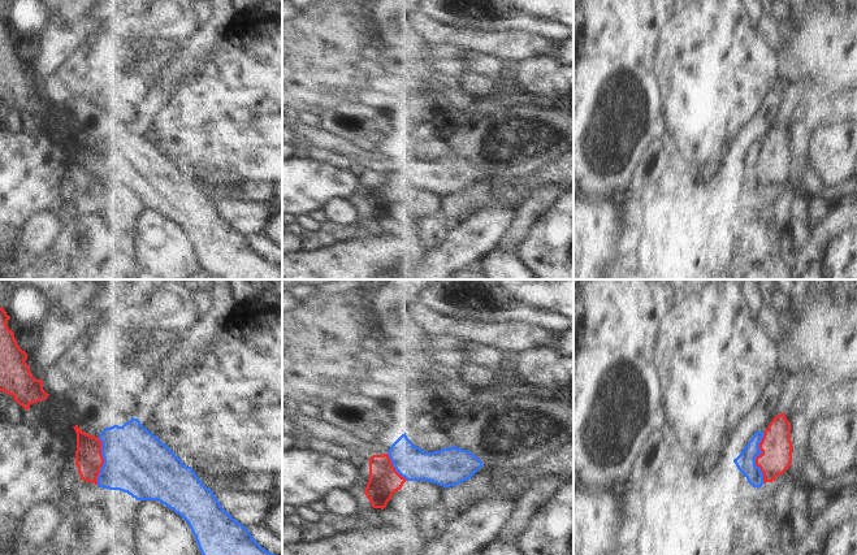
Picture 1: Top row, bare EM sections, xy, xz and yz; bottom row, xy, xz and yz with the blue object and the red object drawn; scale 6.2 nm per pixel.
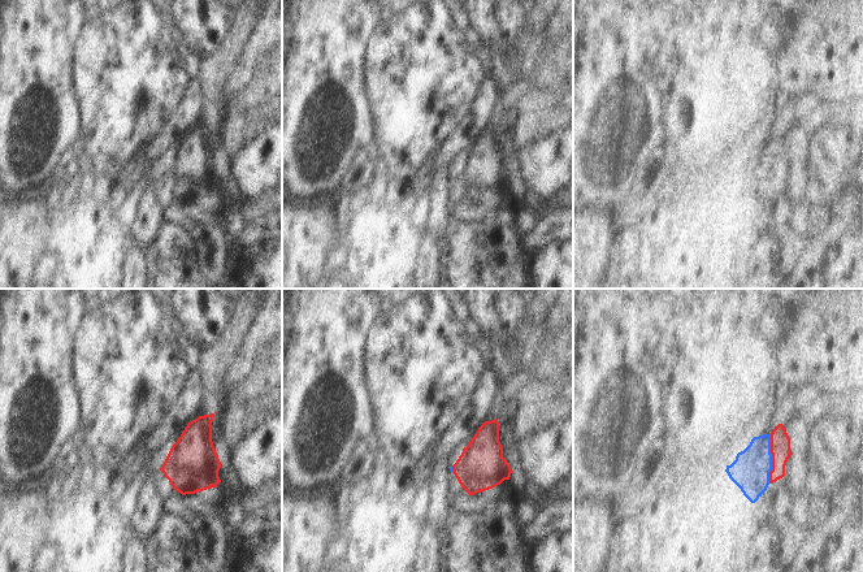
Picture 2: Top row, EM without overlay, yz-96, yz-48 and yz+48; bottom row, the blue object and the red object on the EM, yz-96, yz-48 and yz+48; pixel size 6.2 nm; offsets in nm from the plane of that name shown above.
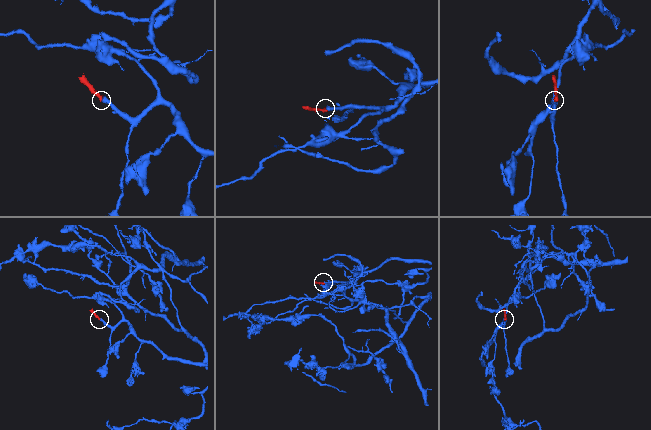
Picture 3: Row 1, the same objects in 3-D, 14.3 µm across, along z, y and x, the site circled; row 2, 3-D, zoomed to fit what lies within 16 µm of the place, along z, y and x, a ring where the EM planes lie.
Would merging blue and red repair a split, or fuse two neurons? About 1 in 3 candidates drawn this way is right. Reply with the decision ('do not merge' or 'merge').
merge

